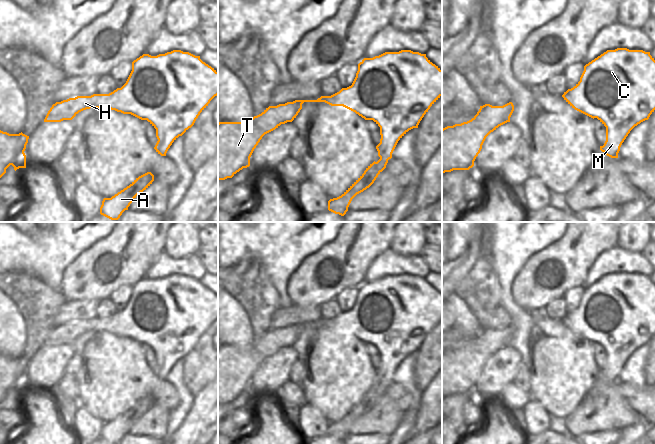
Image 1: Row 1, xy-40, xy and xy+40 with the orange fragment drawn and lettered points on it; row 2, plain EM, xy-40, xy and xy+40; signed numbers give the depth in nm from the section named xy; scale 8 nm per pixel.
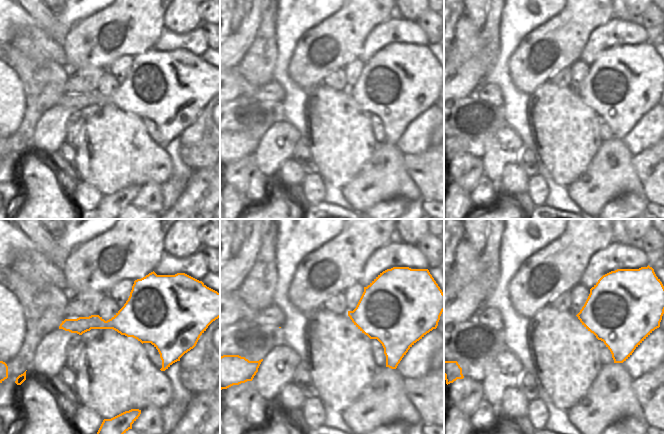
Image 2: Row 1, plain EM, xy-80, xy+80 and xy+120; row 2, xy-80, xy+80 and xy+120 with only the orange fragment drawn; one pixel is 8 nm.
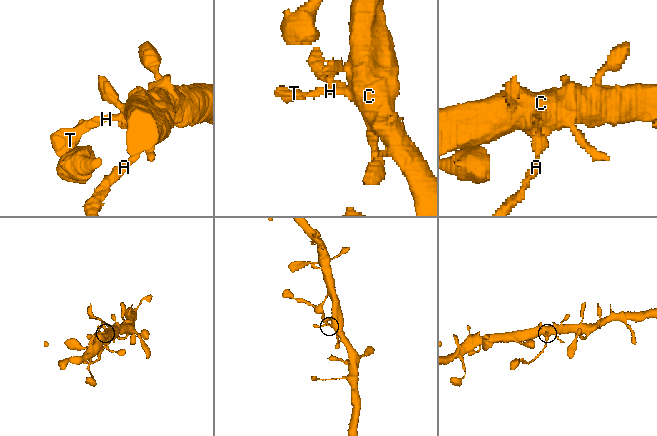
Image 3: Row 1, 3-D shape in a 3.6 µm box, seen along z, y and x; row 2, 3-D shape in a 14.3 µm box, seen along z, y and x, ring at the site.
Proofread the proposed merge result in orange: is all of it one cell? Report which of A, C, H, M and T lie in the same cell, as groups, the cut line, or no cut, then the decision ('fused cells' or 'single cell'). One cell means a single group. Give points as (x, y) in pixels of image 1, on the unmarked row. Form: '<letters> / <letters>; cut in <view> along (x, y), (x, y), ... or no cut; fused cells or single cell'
A / C H M T; cut in xy along (380, 381), (388, 383); fused cells

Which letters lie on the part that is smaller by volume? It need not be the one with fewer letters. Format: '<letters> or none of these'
A

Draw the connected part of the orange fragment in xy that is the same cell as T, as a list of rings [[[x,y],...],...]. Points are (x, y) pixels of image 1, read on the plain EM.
[[[401,274],[385,276],[373,282],[364,282],[351,310],[342,312],[331,320],[317,324],[295,324],[277,330],[269,330],[261,338],[247,346],[218,347],[218,404],[232,402],[243,392],[250,390],[250,381],[262,361],[281,348],[292,346],[304,326],[325,326],[331,330],[343,330],[365,344],[373,344],[380,351],[380,367],[376,370],[380,382],[392,382],[398,365],[418,349],[430,331],[442,320],[442,294],[433,288],[426,278]]]

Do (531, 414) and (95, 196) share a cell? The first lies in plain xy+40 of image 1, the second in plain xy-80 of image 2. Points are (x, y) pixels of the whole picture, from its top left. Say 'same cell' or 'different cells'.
same cell

